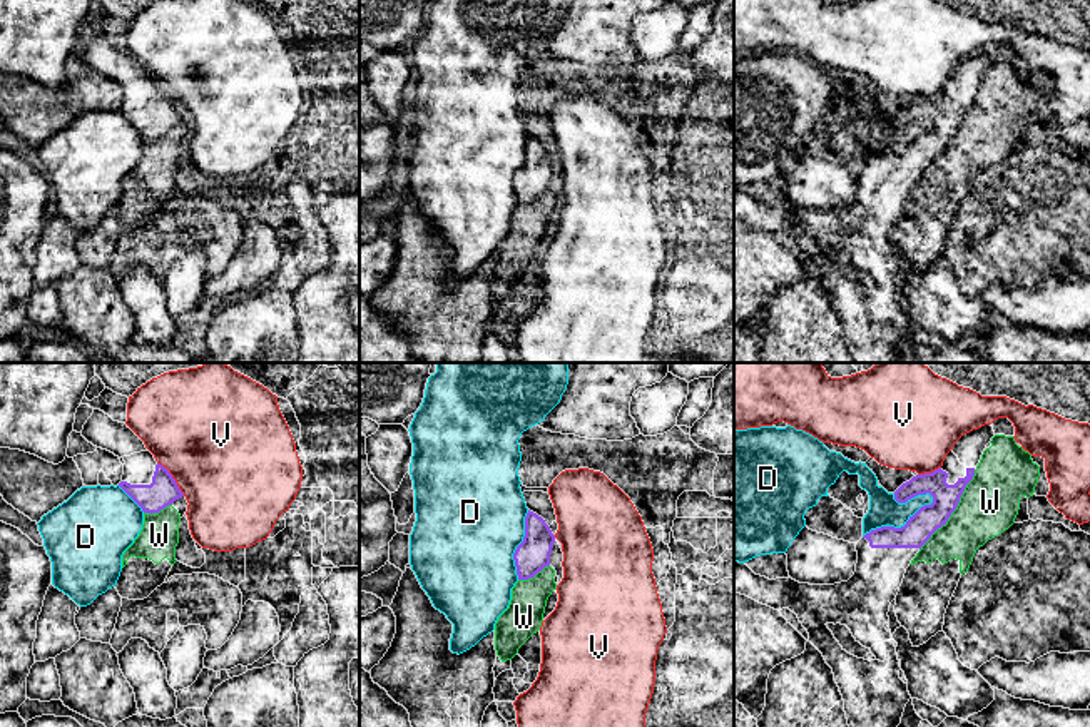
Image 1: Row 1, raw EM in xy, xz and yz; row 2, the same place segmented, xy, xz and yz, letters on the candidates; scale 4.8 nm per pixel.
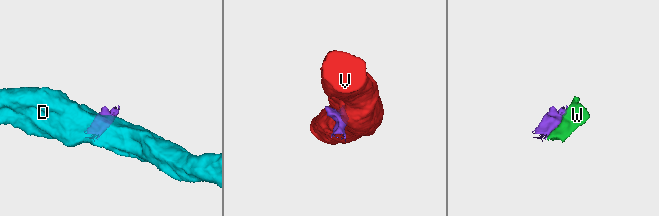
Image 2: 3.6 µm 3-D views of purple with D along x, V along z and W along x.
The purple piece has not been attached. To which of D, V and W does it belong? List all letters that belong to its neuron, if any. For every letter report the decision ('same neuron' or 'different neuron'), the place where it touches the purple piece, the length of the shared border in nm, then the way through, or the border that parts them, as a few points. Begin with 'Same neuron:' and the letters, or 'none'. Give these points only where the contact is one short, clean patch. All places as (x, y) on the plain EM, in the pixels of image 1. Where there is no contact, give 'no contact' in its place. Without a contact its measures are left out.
Same neuron: none
D: different neuron; meets purple in yz at (901, 152); contact 400 nm long
V: different neuron; meets purple in xy at (173, 104); contact 220 nm long; border along xy (157, 87), (168, 96), (184, 121)
W: different neuron; meets purple in yz at (955, 134); contact 480 nm long

